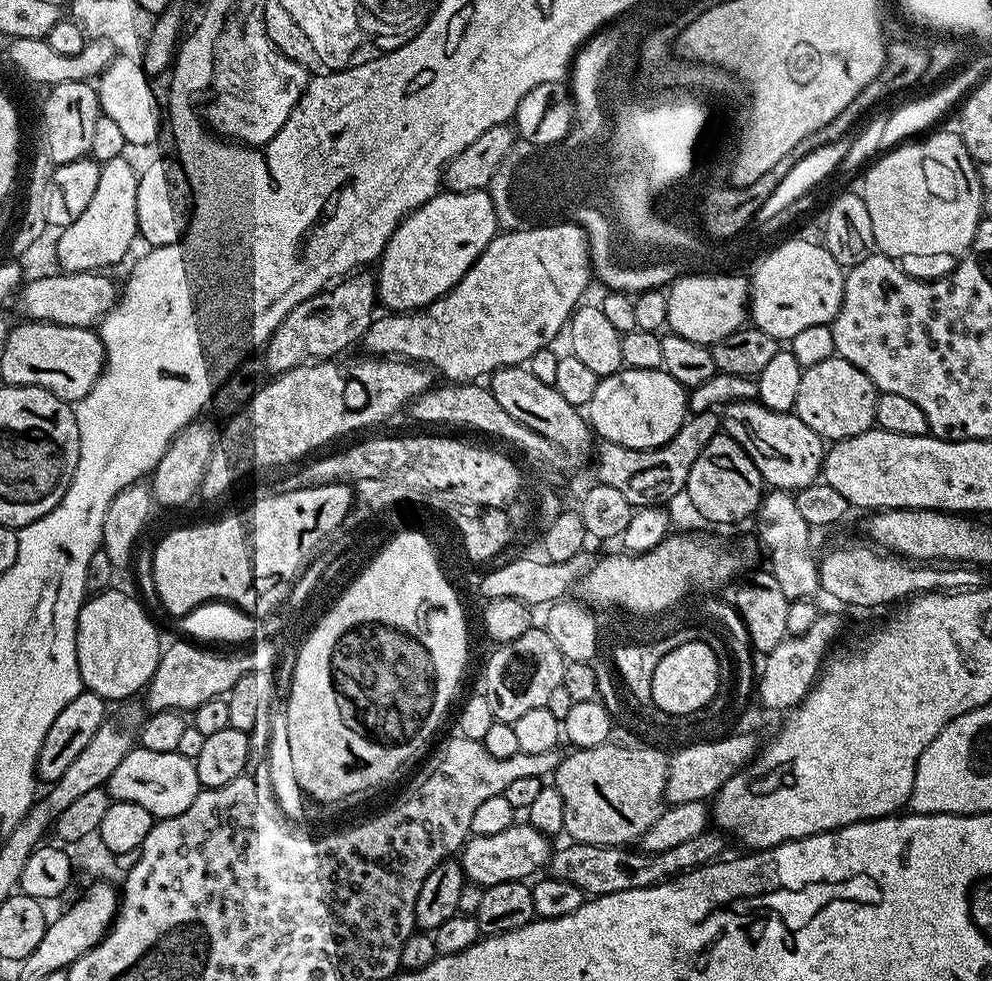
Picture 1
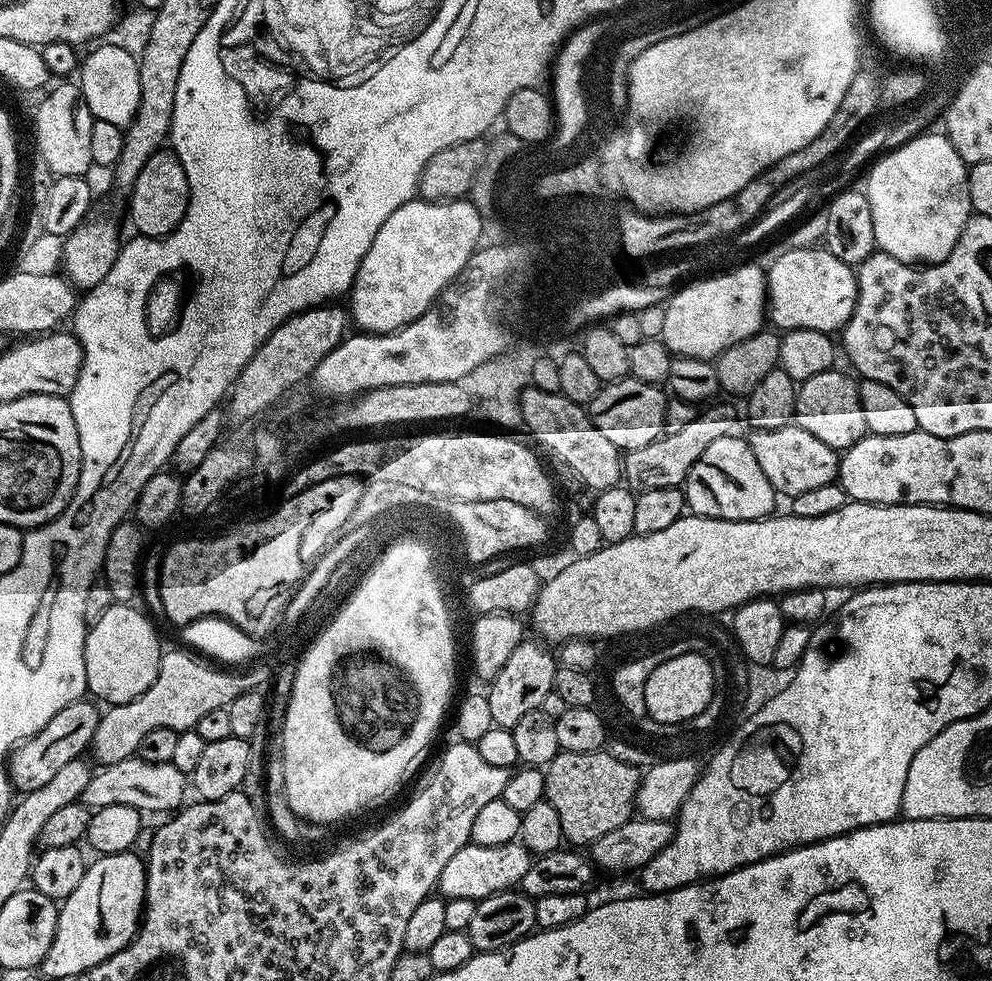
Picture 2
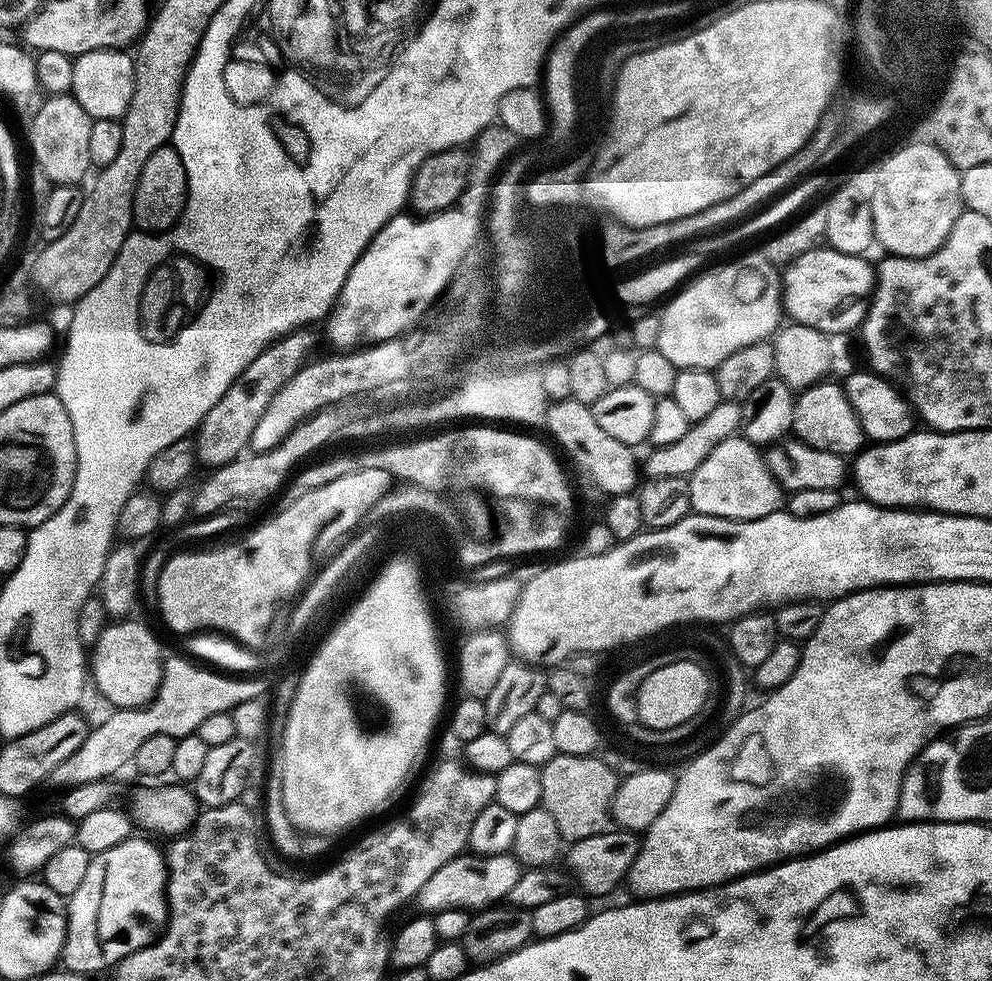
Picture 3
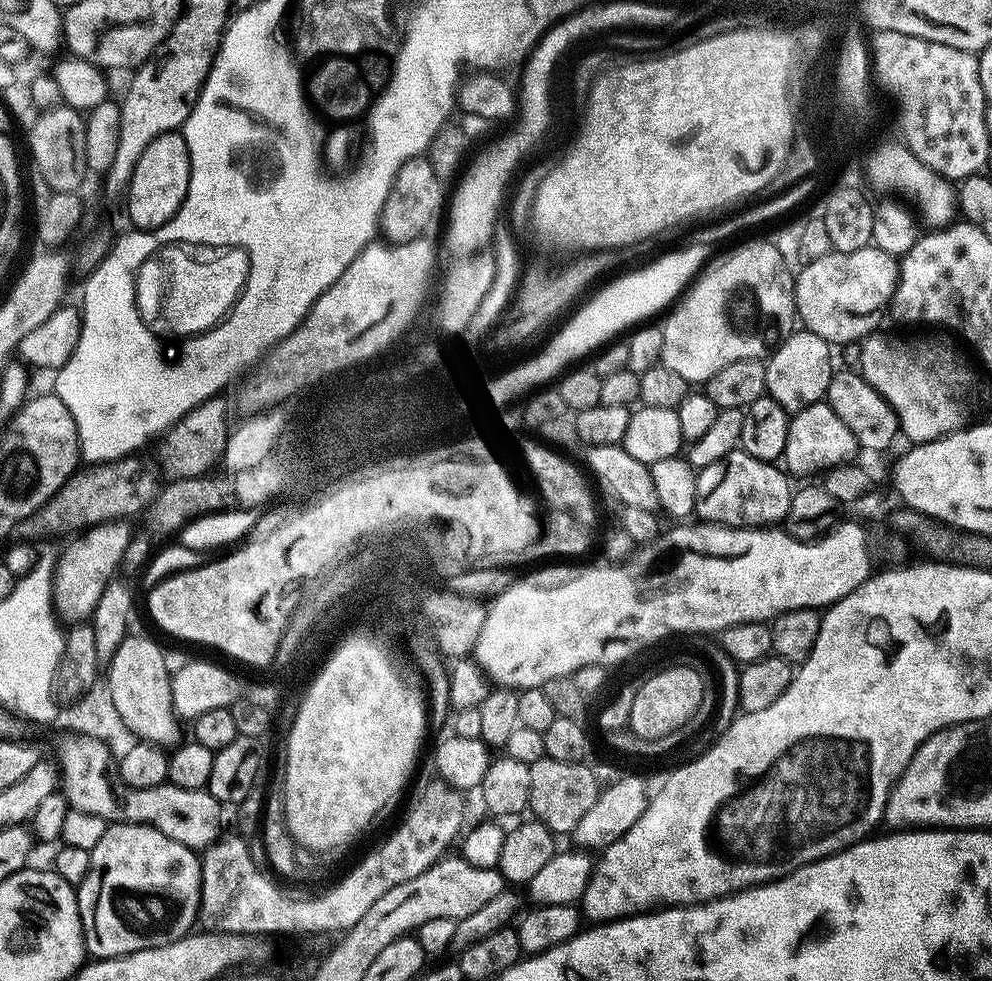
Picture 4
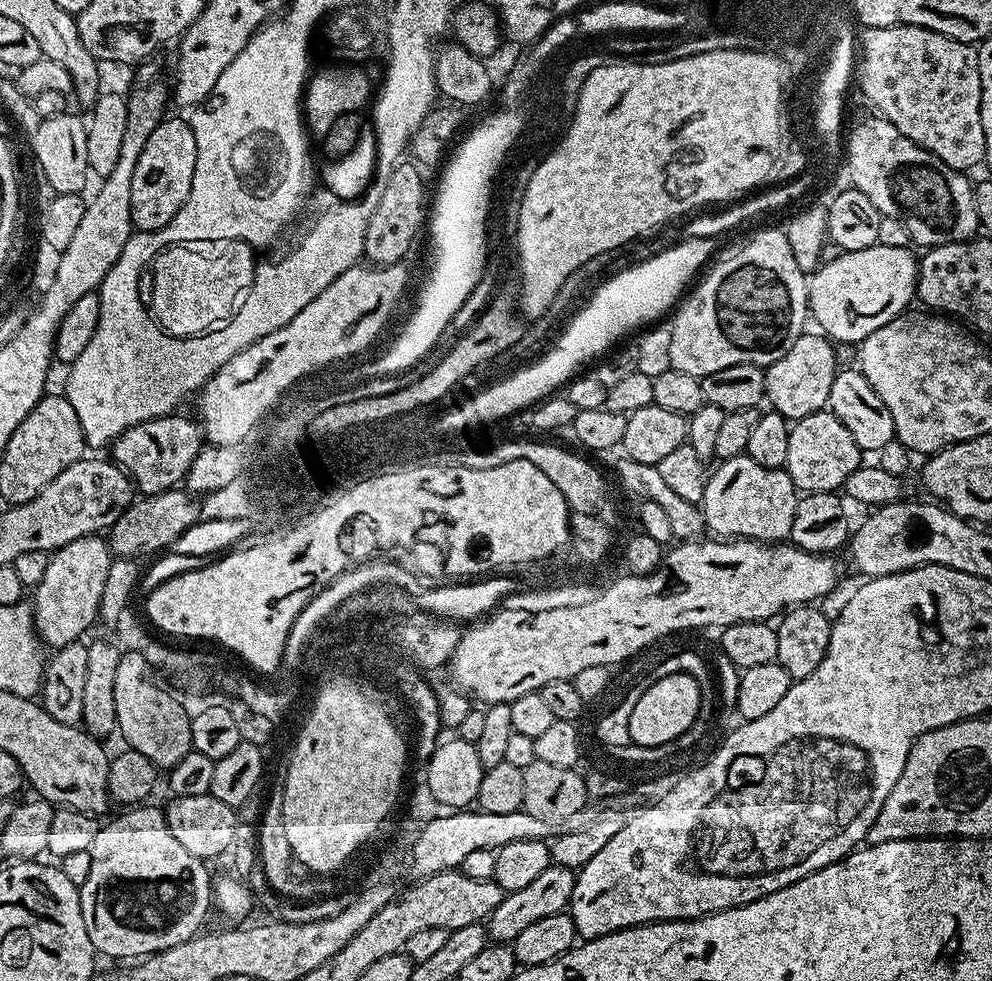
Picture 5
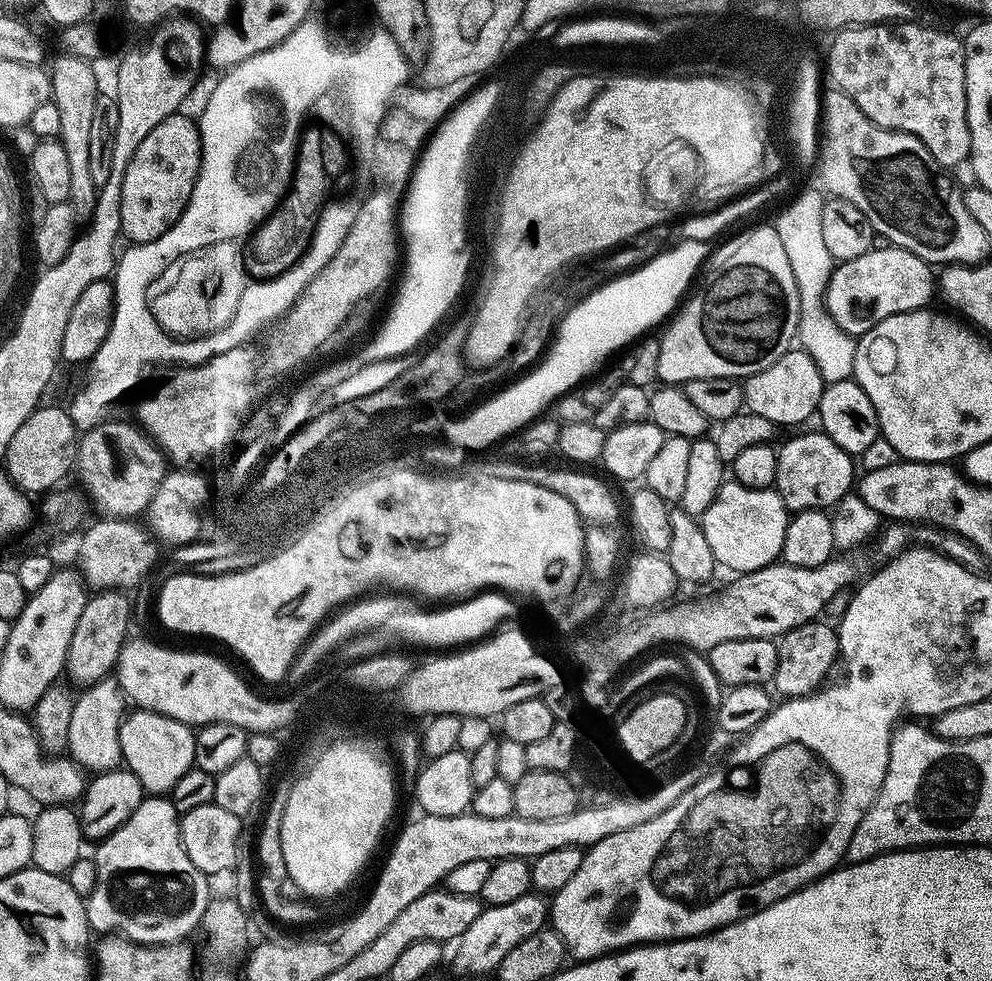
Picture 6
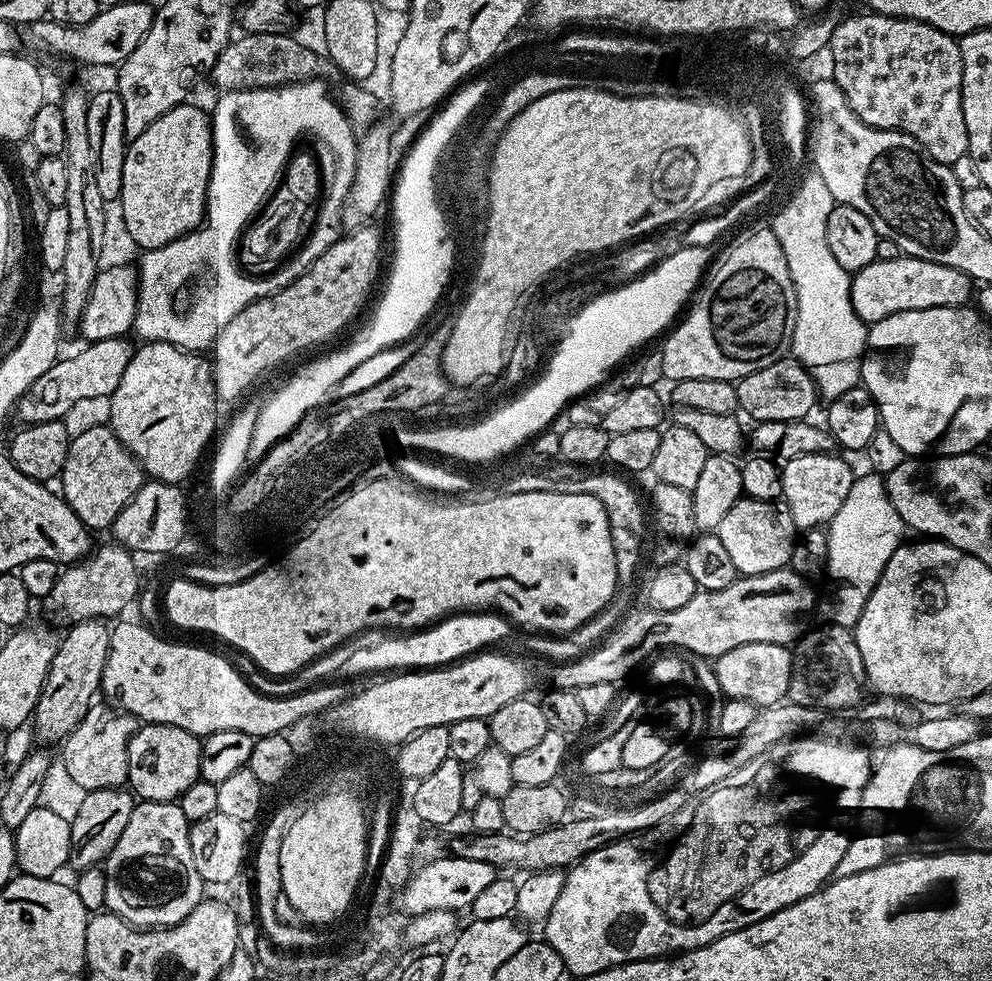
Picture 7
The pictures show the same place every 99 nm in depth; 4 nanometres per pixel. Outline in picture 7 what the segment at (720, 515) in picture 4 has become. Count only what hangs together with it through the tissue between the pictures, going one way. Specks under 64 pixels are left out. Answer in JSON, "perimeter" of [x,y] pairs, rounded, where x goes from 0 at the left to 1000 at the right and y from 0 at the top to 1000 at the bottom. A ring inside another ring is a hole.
{"perimeter":[[[747,508],[728,528],[724,545],[746,587],[772,585],[776,581],[795,578],[795,571],[804,539],[793,518],[776,510]]]}

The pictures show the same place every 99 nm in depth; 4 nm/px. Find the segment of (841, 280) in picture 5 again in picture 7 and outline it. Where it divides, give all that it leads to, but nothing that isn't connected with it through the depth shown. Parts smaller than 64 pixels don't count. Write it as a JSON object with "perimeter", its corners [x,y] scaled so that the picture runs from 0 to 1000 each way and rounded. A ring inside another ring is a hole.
{"perimeter":[[[902,260],[896,265],[884,263],[859,281],[857,304],[870,330],[878,332],[889,328],[889,324],[897,324],[913,316],[967,314],[975,311],[979,302],[981,305],[982,286],[970,275],[950,271],[946,267],[933,267],[929,263]]]}

